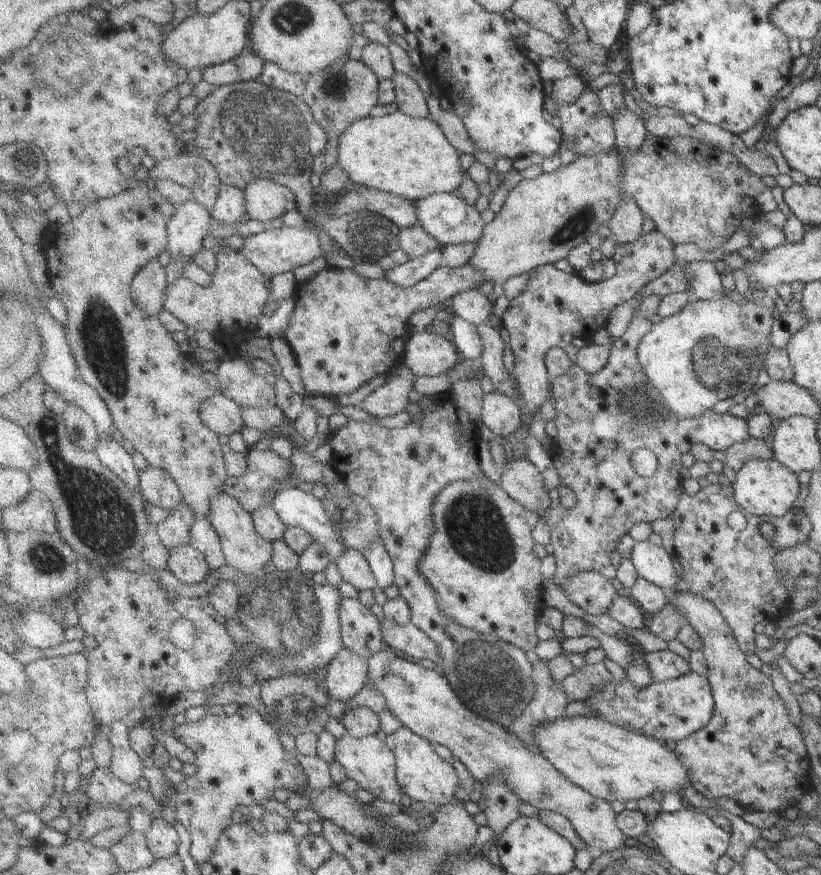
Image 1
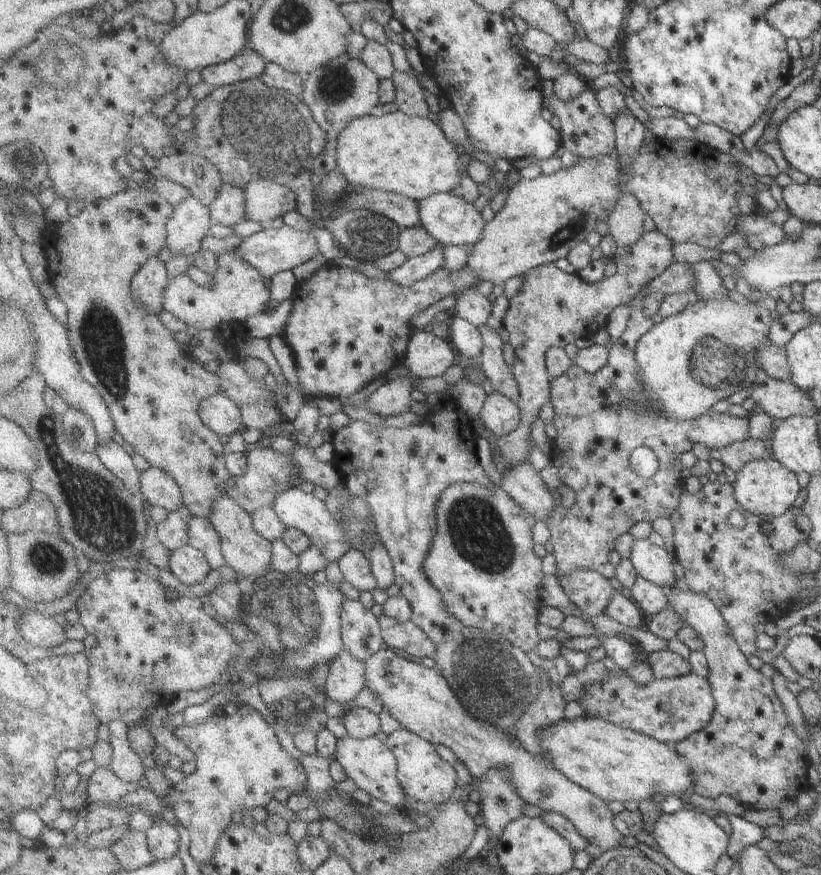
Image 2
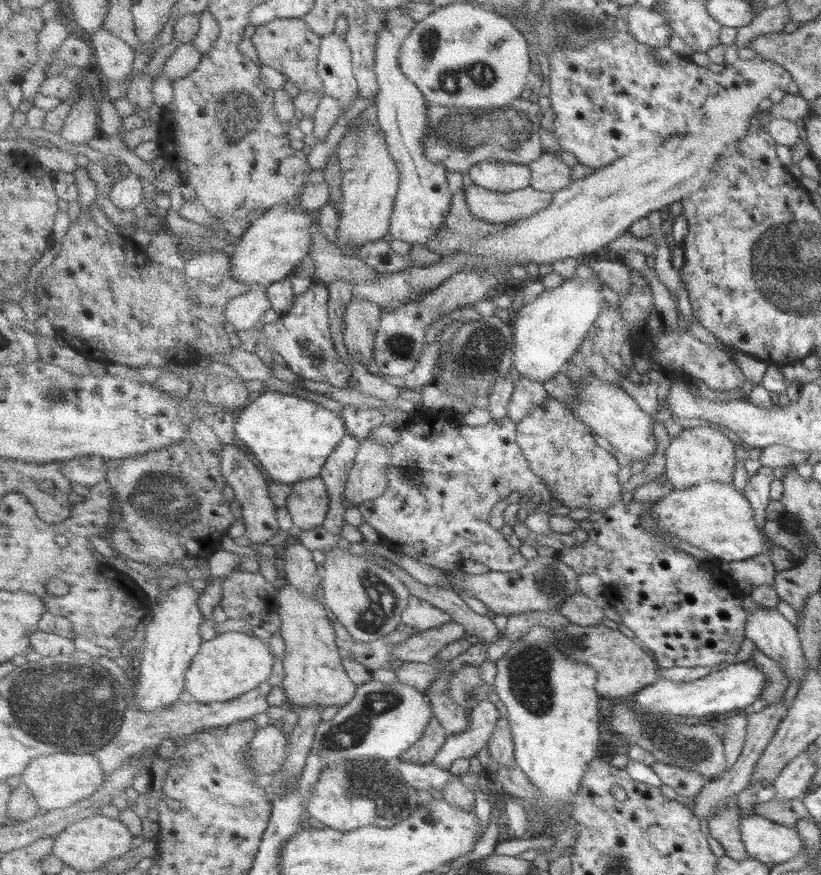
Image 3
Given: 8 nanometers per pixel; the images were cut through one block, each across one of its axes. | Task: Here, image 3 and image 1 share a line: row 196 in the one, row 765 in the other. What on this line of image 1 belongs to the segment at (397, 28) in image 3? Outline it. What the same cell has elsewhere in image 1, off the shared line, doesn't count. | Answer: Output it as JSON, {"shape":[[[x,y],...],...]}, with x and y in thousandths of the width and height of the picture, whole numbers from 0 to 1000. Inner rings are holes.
{"shape":[[[492,831],[486,837],[471,841],[469,848],[486,869],[487,896],[492,901],[492,906],[497,907],[502,914],[526,917],[536,922],[555,915],[555,907],[562,901],[560,887],[555,878],[548,871],[543,871],[519,843]]]}

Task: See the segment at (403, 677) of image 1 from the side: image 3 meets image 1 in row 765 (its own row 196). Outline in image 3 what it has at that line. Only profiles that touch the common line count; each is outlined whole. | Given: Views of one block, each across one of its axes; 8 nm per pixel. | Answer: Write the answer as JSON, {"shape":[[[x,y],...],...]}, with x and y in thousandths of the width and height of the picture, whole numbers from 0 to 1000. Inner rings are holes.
{"shape":[[[577,210],[568,215],[568,229],[575,238],[575,245],[585,251],[616,256],[646,249],[672,234],[675,221],[655,218],[649,214],[624,219],[603,219]]]}

